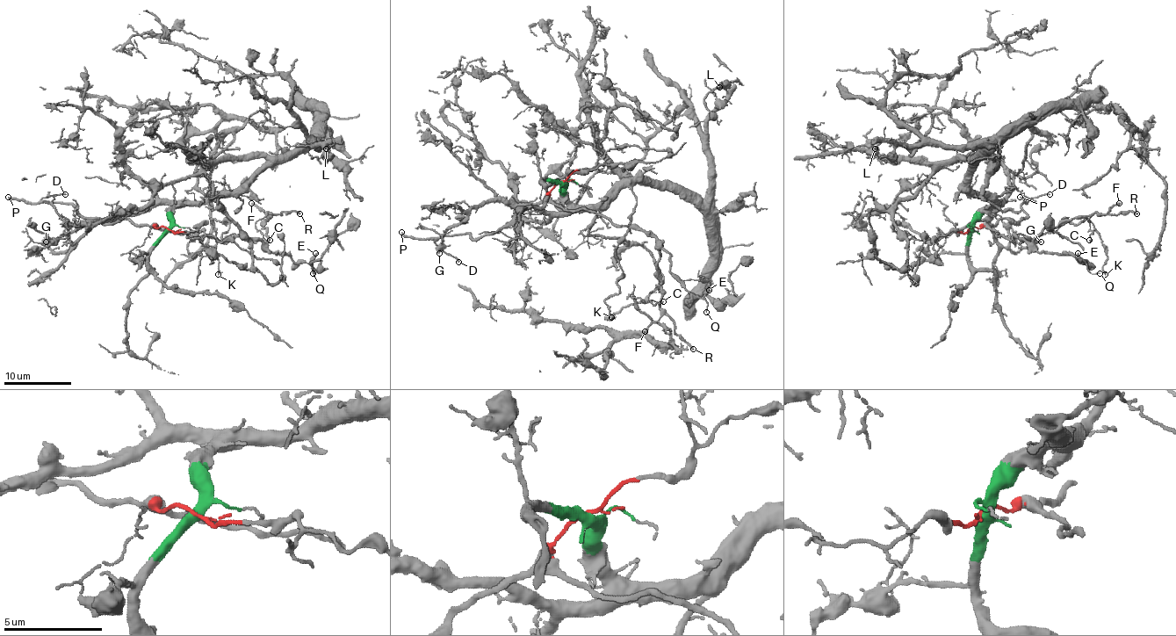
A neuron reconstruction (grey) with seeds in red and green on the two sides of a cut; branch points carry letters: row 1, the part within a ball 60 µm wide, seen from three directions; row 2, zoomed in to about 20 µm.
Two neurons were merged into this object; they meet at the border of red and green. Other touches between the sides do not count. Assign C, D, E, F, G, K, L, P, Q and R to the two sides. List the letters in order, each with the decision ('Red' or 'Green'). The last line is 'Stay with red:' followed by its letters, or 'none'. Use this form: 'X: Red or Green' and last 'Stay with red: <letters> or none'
C: Red
D: Red
E: Red
F: Red
G: Green
K: Red
L: Green
P: Red
Q: Red
R: Red
Stay with red: C, D, E, F, K, P, Q, R

